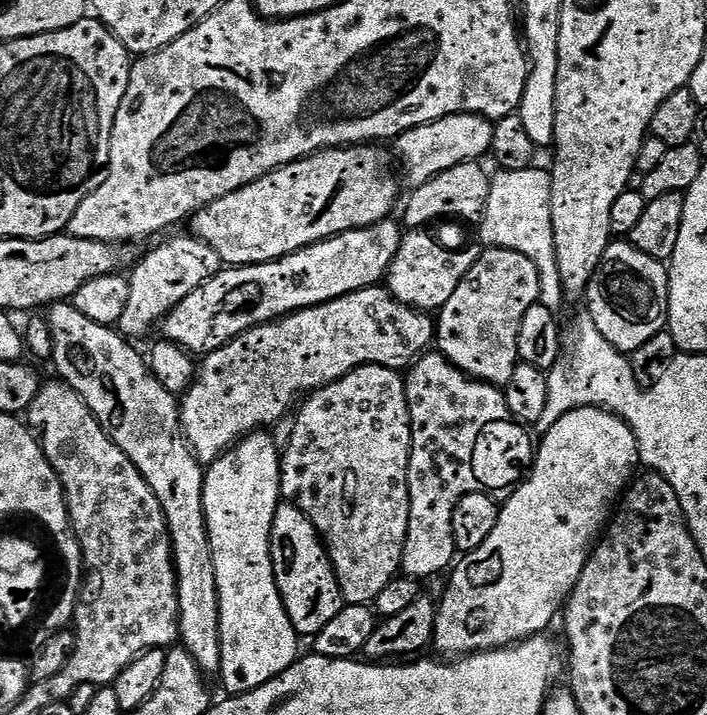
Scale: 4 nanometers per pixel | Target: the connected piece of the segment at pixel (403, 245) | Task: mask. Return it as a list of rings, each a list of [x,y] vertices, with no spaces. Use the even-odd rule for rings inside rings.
[[[405,231],[398,246],[398,254],[394,254],[394,262],[390,262],[388,267],[386,287],[394,298],[398,298],[398,302],[432,314],[442,306],[446,306],[446,301],[454,295],[454,290],[458,290],[458,282],[462,282],[470,266],[478,262],[481,249],[460,248],[457,252],[451,252],[450,249],[443,248],[428,232],[431,231]]]

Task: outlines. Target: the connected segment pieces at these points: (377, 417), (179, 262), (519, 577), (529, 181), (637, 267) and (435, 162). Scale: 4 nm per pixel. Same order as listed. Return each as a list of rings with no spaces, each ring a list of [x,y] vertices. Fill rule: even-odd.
[[[367,364],[356,368],[350,374],[330,382],[326,387],[311,393],[299,405],[295,413],[297,425],[294,434],[291,435],[290,444],[283,450],[280,458],[280,494],[287,503],[294,505],[315,526],[316,532],[324,542],[324,548],[328,552],[330,562],[334,566],[334,574],[338,578],[338,586],[344,595],[345,604],[371,605],[382,594],[385,586],[396,576],[401,575],[402,554],[406,546],[406,530],[410,526],[410,486],[408,485],[408,467],[410,466],[410,454],[412,453],[412,419],[406,402],[406,390],[404,389],[405,377],[395,368]]]
[[[191,234],[171,236],[164,238],[169,240],[162,241],[157,248],[150,249],[141,260],[139,257],[131,269],[133,272],[128,276],[130,298],[126,298],[126,310],[122,310],[118,325],[120,335],[125,338],[144,336],[155,324],[157,327],[186,294],[198,290],[198,286],[205,284],[222,267],[220,255],[205,240]]]
[[[593,406],[570,410],[562,418],[558,418],[558,422],[554,422],[554,426],[547,428],[543,435],[544,441],[542,439],[539,441],[532,471],[528,473],[524,483],[505,499],[509,500],[503,501],[498,526],[494,526],[490,538],[486,538],[486,542],[482,542],[482,546],[478,546],[478,550],[463,553],[455,561],[454,567],[447,577],[447,579],[449,578],[448,589],[445,590],[444,597],[439,597],[436,609],[436,634],[434,637],[434,648],[437,648],[440,652],[445,652],[445,654],[440,653],[445,657],[459,658],[474,652],[489,652],[491,648],[507,648],[520,643],[521,640],[529,640],[531,636],[547,633],[549,631],[547,628],[551,626],[552,619],[555,616],[557,619],[561,615],[564,605],[568,602],[568,597],[576,588],[578,578],[582,578],[582,570],[586,566],[586,562],[592,556],[602,533],[610,523],[614,505],[623,497],[628,485],[637,475],[640,451],[636,445],[632,427],[613,412],[609,412],[607,408]]]
[[[539,166],[526,170],[500,170],[491,177],[490,194],[486,198],[484,214],[478,221],[481,245],[489,248],[518,250],[526,254],[538,270],[539,303],[546,310],[559,313],[566,303],[558,258],[554,250],[554,222],[552,221],[552,174]]]
[[[627,242],[609,243],[602,254],[600,265],[588,283],[586,315],[594,322],[598,334],[610,342],[620,352],[631,354],[642,346],[642,342],[650,342],[654,334],[665,331],[668,327],[668,269],[661,261],[650,258],[650,254],[642,254],[633,244]]]
[[[467,112],[423,124],[395,137],[396,156],[404,167],[404,176],[409,180],[409,185],[424,184],[454,166],[479,161],[479,156],[487,157],[491,153],[494,138],[492,126],[493,121],[485,116]]]

